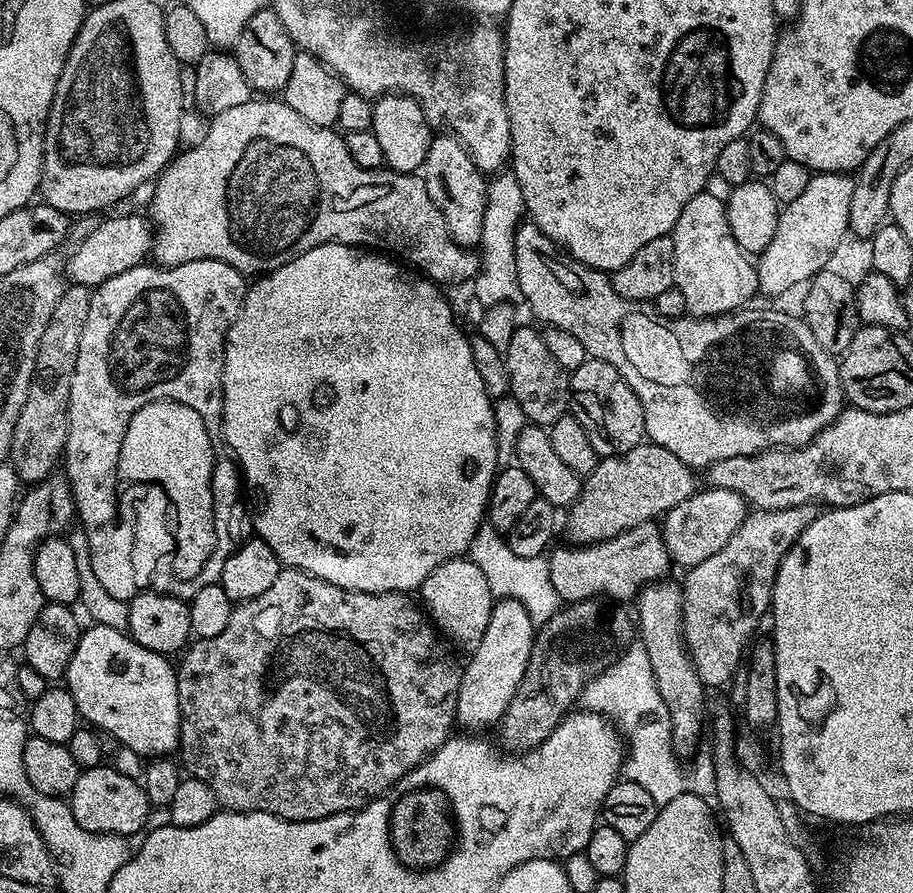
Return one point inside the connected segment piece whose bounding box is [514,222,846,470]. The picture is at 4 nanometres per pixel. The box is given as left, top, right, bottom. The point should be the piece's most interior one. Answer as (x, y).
(713, 387)

